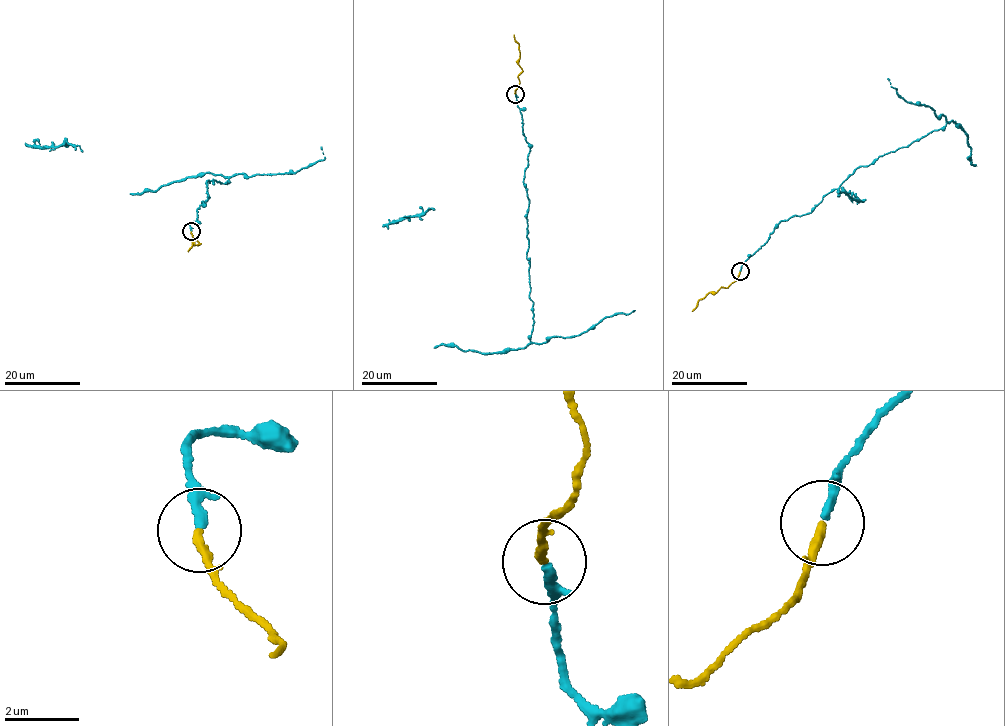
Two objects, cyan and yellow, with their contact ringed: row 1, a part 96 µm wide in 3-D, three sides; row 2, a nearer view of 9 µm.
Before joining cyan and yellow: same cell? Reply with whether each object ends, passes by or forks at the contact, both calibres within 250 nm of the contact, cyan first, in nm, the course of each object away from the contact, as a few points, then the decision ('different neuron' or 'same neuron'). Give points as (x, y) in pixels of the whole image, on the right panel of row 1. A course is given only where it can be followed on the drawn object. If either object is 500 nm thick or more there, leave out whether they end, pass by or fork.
cyan ends; yellow ends; calibres 220 and 220 nm; course cyan (739, 271), (779, 223), (810, 212), (857, 167), (946, 124), (942, 113), (904, 100), (887, 78); course yellow (739, 272), (736, 280), (727, 287), (710, 292), (692, 310); same neuron

